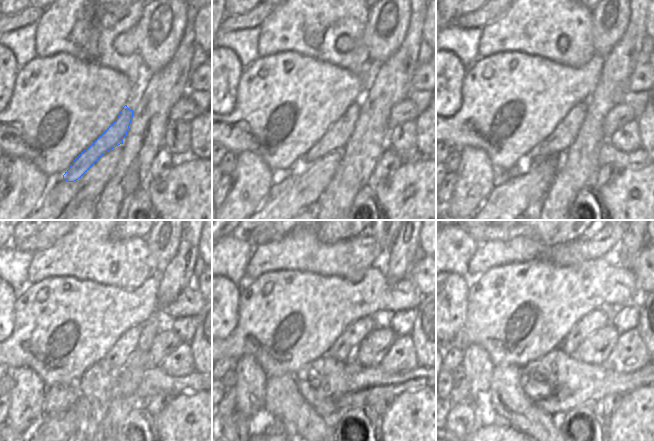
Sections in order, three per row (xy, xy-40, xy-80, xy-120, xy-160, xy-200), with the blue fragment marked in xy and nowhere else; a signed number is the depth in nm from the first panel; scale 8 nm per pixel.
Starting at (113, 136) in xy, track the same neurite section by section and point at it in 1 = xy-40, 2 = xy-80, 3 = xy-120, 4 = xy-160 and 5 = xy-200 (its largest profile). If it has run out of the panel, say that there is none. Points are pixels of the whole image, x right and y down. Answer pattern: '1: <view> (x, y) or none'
1: xy-40 (335, 138)
2: xy-80 (557, 142)
3: xy-120 (115, 359)
4: xy-160 (342, 350)
5: xy-200 (569, 344)

